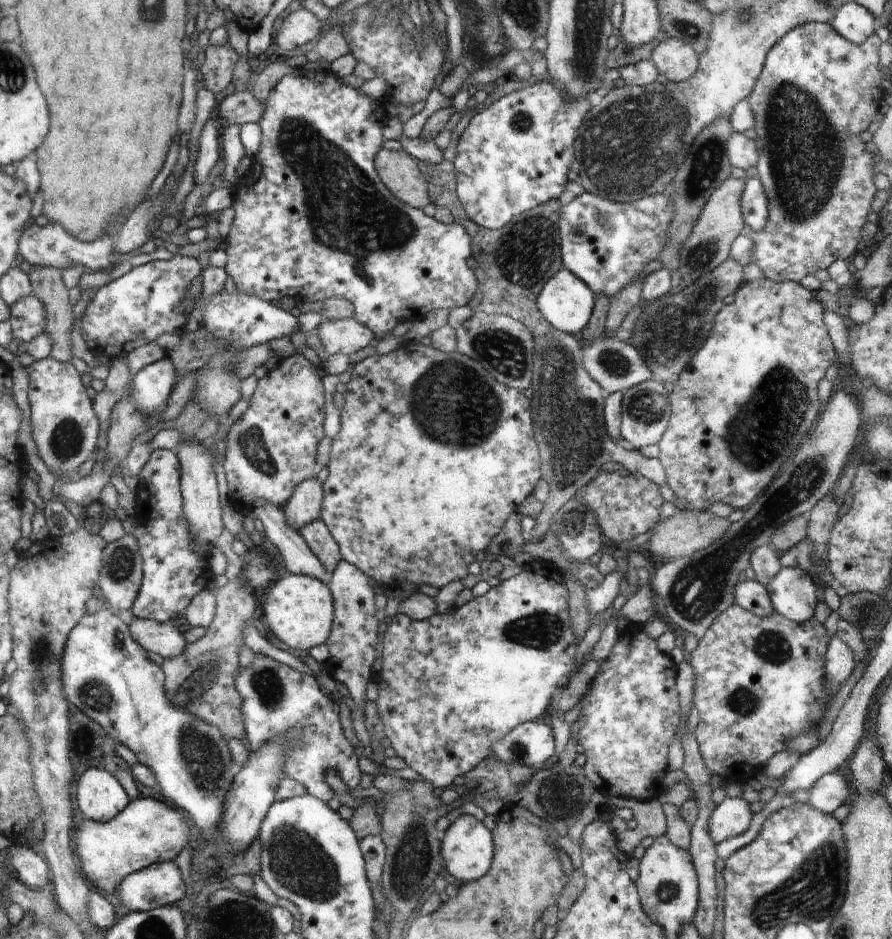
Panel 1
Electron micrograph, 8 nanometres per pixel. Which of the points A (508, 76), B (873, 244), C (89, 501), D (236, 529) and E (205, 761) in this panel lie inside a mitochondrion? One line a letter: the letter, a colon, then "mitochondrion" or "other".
A: other
B: other
C: other
D: other
E: mitochondrion

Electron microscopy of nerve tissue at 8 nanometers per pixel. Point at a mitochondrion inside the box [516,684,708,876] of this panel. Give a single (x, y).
(558, 796)

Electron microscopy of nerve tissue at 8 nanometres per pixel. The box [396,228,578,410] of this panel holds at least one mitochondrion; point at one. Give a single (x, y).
(504, 352)

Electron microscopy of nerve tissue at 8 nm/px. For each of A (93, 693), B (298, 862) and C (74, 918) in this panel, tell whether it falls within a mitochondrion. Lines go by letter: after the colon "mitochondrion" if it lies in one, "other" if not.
A: mitochondrion
B: mitochondrion
C: other

